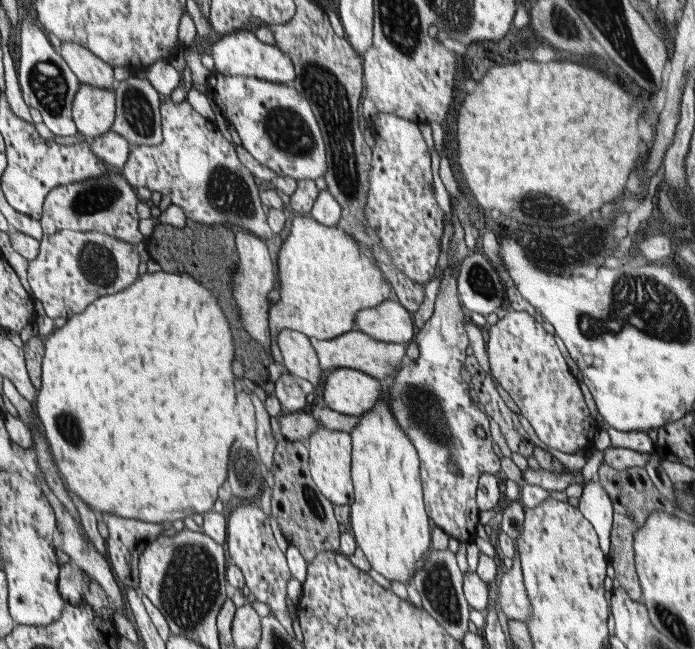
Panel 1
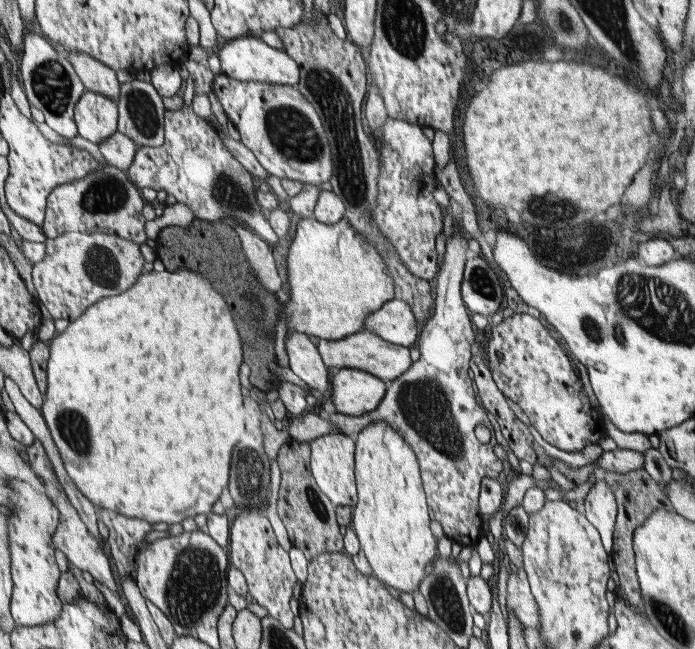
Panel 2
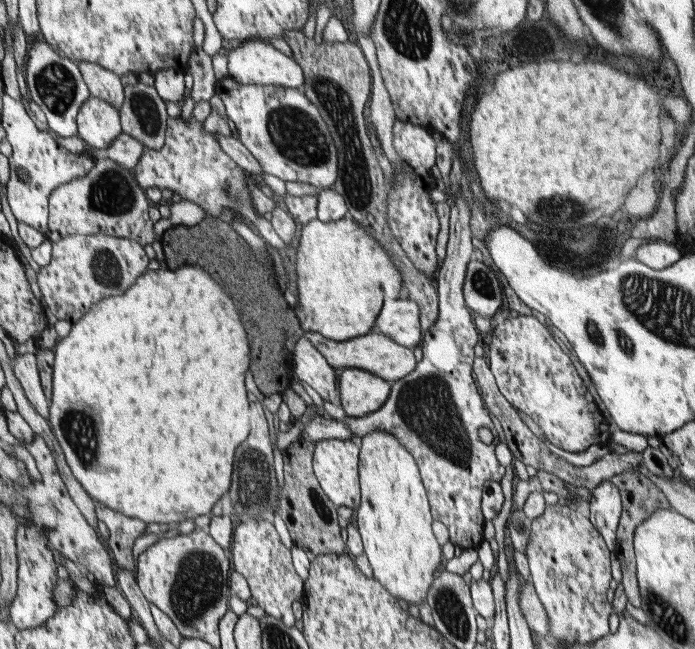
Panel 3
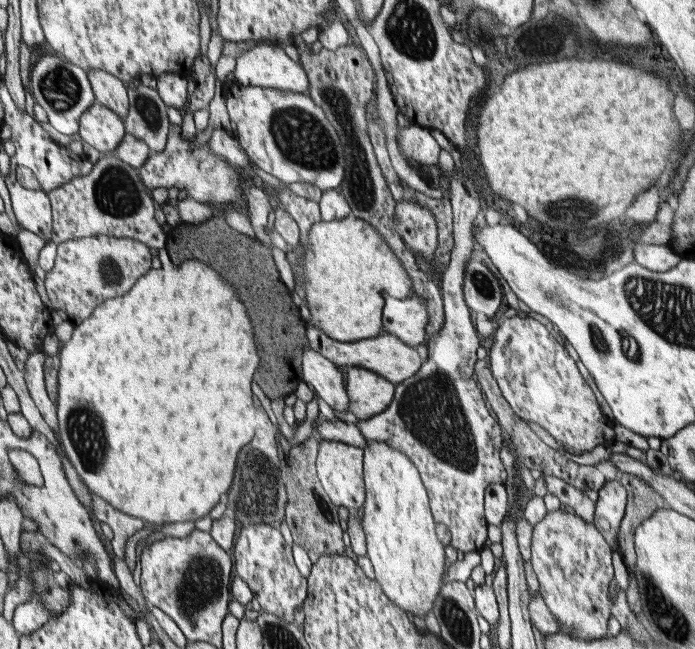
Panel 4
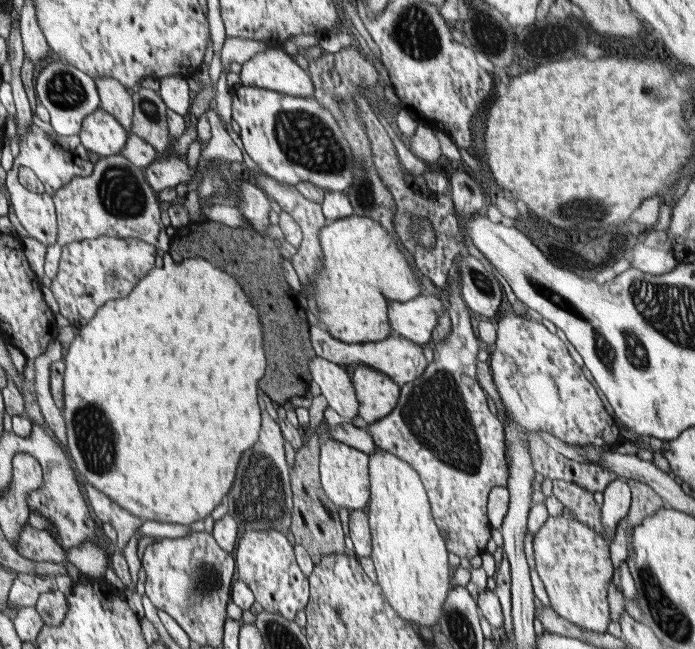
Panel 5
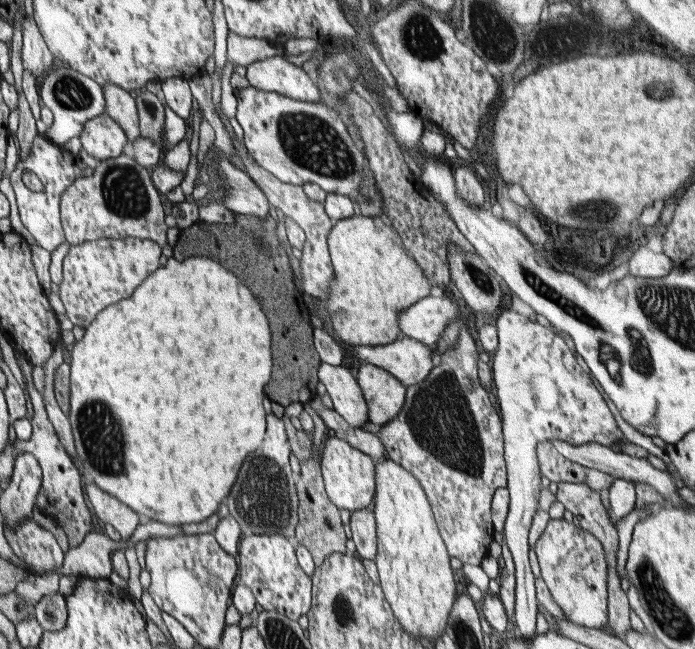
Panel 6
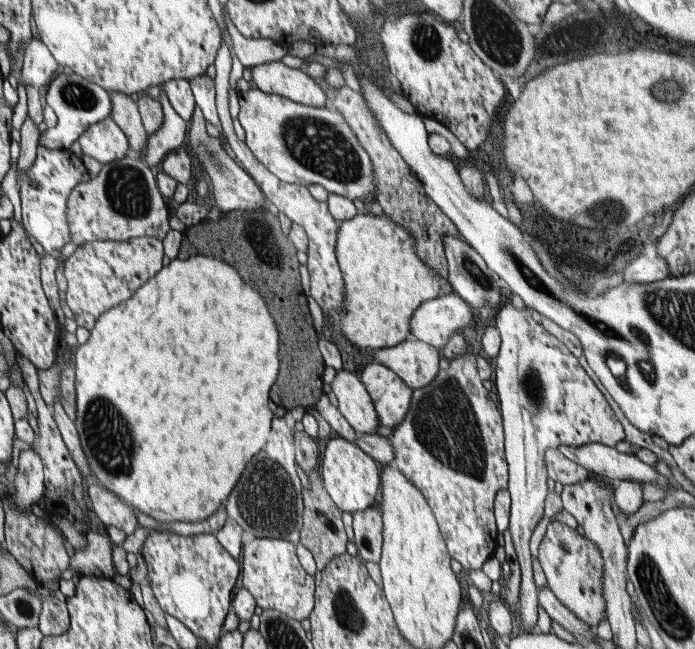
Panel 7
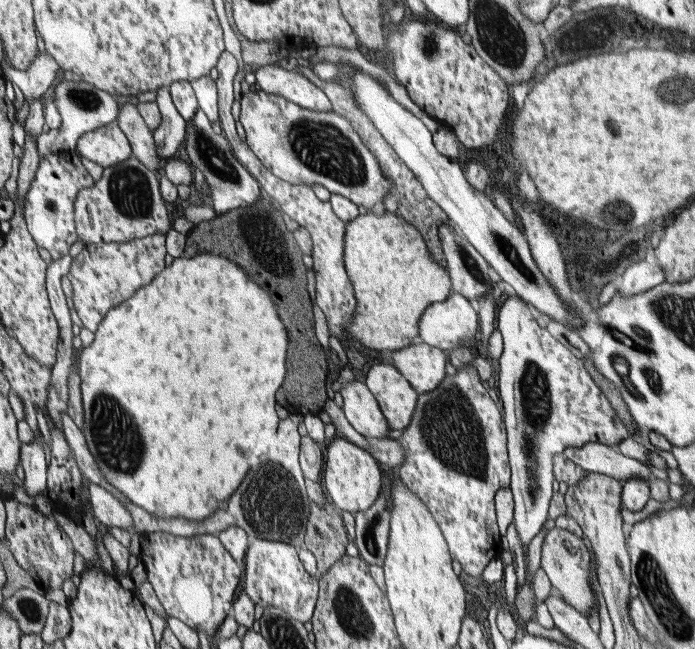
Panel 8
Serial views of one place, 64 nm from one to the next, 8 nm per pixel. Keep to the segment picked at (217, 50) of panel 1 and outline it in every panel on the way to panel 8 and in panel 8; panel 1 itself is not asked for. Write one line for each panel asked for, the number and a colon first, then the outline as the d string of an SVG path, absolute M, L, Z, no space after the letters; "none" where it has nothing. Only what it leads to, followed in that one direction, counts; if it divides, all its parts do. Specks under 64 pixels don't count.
2: M237 36L225 40L225 44L219 46L217 58L221 64L221 74L237 80L255 80L265 84L277 84L277 86L295 86L299 82L299 64L287 56L283 50L271 48L265 42L261 42L259 36Z
3: M241 40L241 46L227 50L227 76L237 84L261 84L261 86L287 86L299 90L305 76L303 68L285 54L277 52L267 40Z
4: M257 42L253 48L243 50L241 56L235 58L235 68L231 74L235 76L235 82L243 86L263 86L263 88L273 88L283 92L297 92L297 94L307 94L307 88L309 88L309 80L303 66L289 60L277 44L269 46L269 44Z
5: M265 48L243 62L239 80L245 88L265 88L287 96L311 98L315 92L311 76L307 76L285 50L273 48Z
6: M285 54L267 56L245 66L245 80L249 82L249 88L273 92L291 100L319 102L317 84L313 84L301 68L287 62Z
7: M281 60L251 66L251 82L257 90L267 94L277 94L295 104L325 108L329 100L319 84L315 84L303 68L289 68Z
8: M269 64L253 68L253 74L255 86L265 94L275 94L279 98L291 100L293 104L299 104L299 108L315 112L333 110L327 94L297 70L283 70L277 64Z

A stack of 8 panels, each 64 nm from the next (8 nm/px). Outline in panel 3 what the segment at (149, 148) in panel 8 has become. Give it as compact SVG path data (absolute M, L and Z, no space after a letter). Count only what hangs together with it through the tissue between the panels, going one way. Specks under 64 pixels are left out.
M75 60L75 64L81 72L85 86L89 88L89 96L105 100L115 110L119 110L123 104L123 98L125 98L125 94L123 94L125 90L123 90L123 84L119 84L119 76L95 62Z

